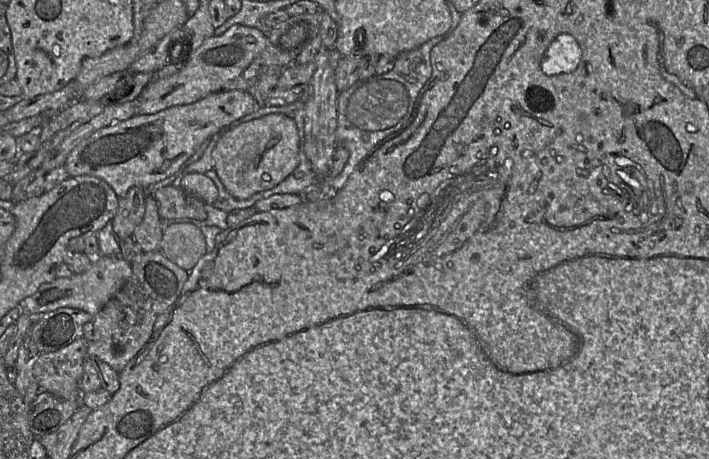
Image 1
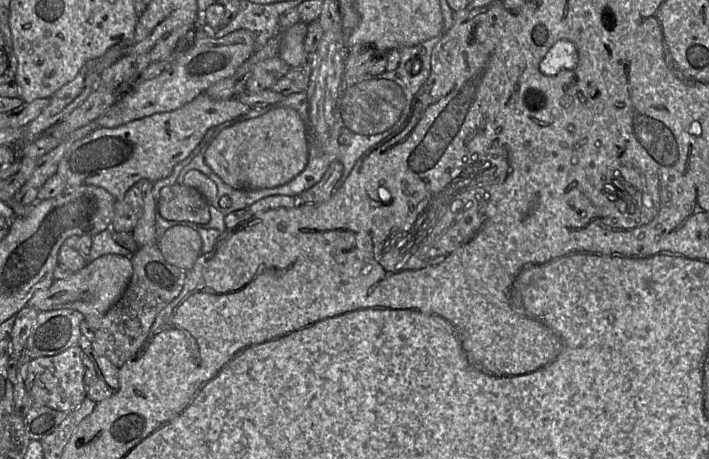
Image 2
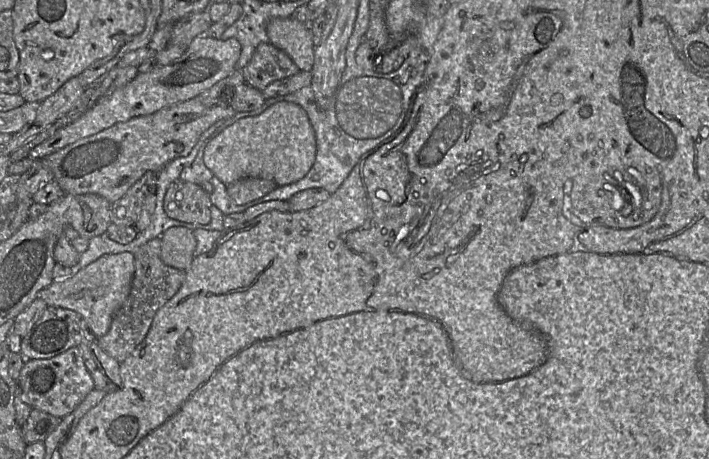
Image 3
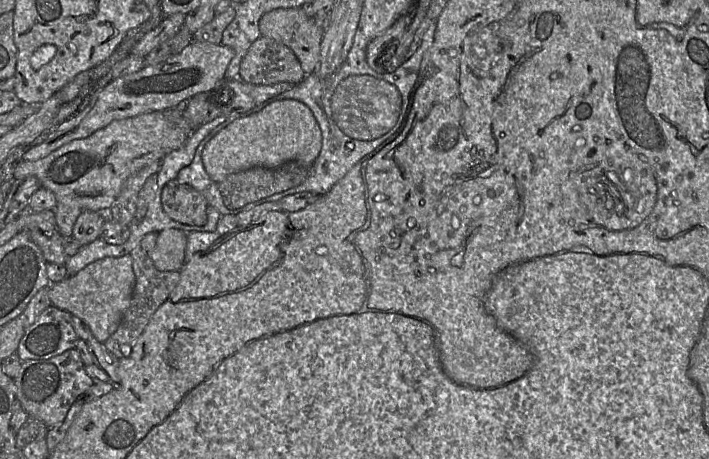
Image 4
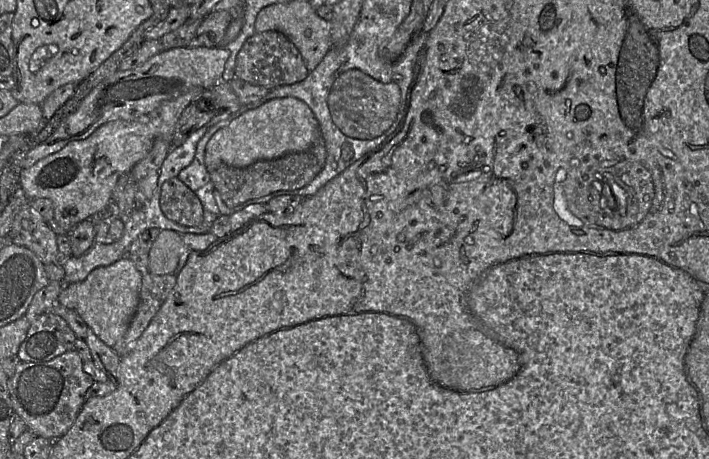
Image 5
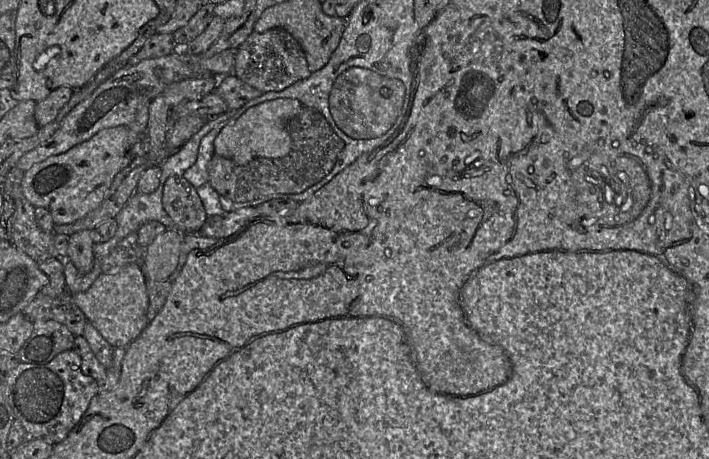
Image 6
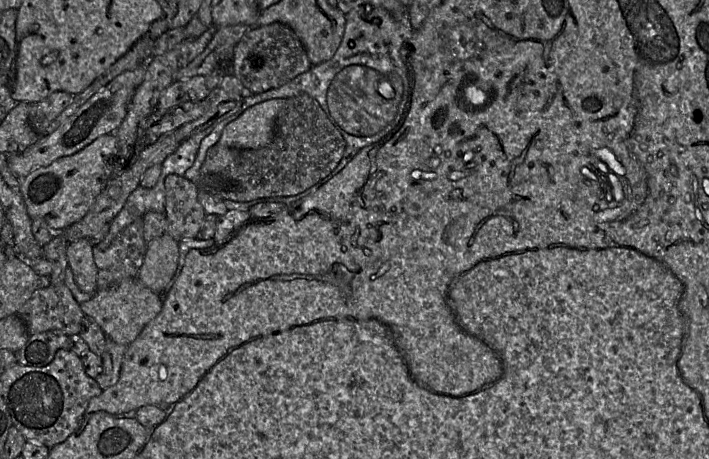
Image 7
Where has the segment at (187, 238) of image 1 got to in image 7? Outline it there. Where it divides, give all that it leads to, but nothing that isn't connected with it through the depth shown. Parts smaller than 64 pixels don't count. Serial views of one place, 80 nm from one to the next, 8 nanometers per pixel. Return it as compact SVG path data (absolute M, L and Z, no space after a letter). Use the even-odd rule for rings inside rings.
M164 233L147 244L143 264L137 279L155 293L164 295L179 262L179 242Z

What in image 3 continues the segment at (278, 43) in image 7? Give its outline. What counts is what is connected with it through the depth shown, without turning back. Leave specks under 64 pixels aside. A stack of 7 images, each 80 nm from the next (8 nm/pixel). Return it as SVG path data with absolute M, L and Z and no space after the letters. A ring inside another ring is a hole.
M266 42L256 47L242 74L247 85L262 91L270 83L293 76L299 71L284 51Z

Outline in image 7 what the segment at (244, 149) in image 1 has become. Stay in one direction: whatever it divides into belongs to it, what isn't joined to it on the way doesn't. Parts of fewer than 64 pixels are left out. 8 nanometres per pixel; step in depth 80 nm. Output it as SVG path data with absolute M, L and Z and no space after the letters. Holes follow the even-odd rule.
M272 99L248 108L224 128L217 143L236 149L268 146L275 138L275 119L285 102Z

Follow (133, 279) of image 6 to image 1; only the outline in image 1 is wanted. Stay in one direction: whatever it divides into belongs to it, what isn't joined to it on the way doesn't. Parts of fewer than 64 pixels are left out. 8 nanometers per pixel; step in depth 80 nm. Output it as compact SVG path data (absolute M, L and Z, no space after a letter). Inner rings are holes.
M121 256L96 257L90 268L83 273L71 277L56 278L54 281L42 284L31 296L21 300L21 313L32 317L40 316L63 307L83 310L93 317L121 289L130 278L132 265Z

